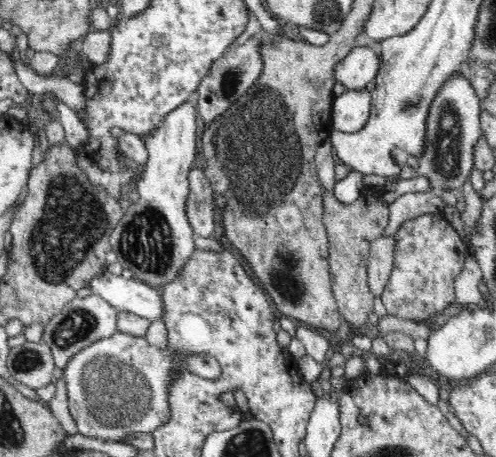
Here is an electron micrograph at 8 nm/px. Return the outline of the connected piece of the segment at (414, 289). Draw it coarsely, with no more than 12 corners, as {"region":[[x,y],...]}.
{"region":[[436,216],[398,232],[386,314],[428,322],[456,304],[470,248]]}

